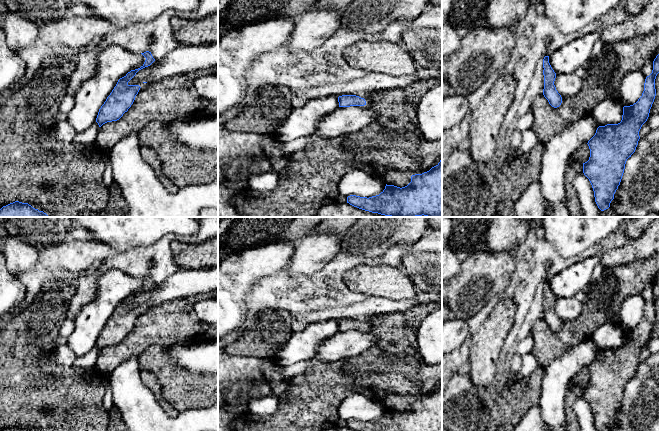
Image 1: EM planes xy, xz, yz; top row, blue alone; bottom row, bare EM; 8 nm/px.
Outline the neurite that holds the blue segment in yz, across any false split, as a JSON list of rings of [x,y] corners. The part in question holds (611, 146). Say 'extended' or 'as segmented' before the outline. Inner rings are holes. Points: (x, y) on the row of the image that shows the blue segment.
as segmented; [[[659,54],[653,61],[652,73],[646,77],[644,91],[638,101],[623,107],[620,123],[599,126],[587,143],[590,157],[583,163],[583,173],[592,185],[595,202],[601,211],[610,207],[626,161],[636,150],[639,131],[649,117],[656,96],[655,79],[658,73]]]

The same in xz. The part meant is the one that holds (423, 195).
as segmented; [[[442,159],[429,171],[411,176],[411,182],[405,187],[387,185],[376,196],[360,197],[350,195],[347,203],[359,209],[391,217],[442,217]]]

